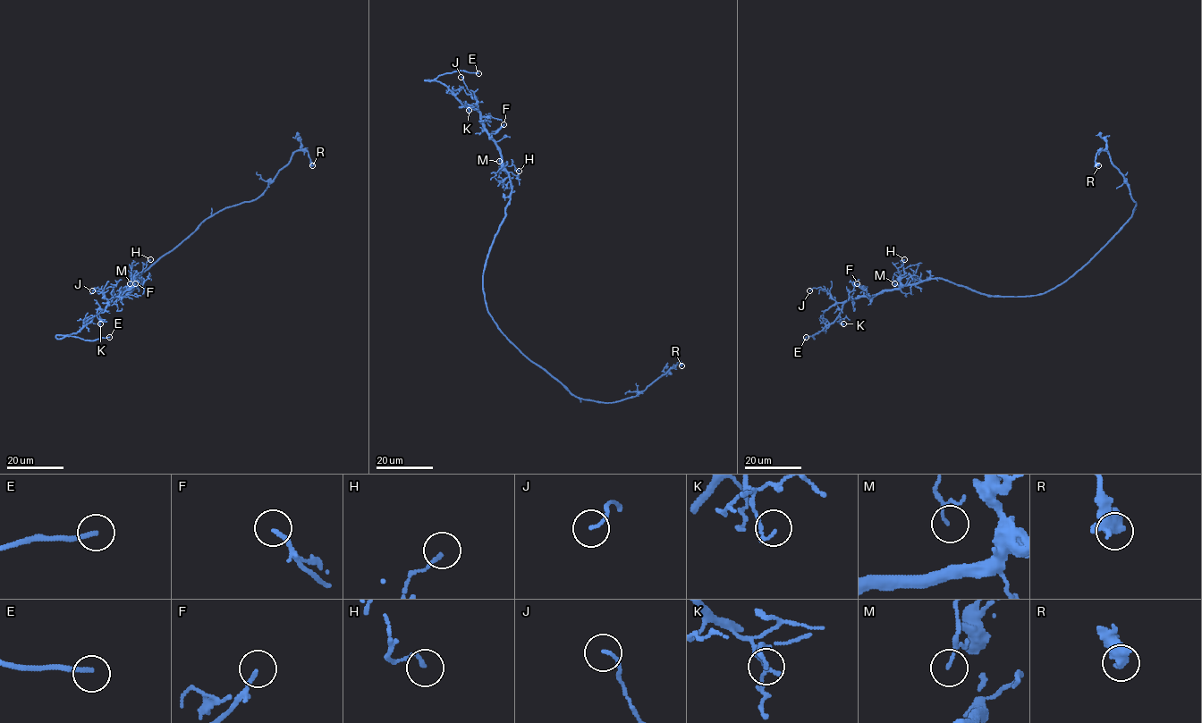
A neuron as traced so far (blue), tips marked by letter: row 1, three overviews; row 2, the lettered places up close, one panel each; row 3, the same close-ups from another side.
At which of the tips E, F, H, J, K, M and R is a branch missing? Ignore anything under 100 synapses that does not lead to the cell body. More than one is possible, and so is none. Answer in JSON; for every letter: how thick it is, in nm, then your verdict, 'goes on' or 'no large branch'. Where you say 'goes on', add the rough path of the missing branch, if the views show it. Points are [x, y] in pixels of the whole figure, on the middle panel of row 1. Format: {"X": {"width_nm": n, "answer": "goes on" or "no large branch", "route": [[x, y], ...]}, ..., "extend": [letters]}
{"E": {"width_nm": 180, "answer": "goes on", "route": [[478, 73], [531, 74], [536, 79]]}, "F": {"width_nm": 160, "answer": "no large branch"}, "H": {"width_nm": 140, "answer": "no large branch"}, "J": {"width_nm": 100, "answer": "no large branch"}, "K": {"width_nm": 120, "answer": "no large branch"}, "M": {"width_nm": 70, "answer": "no large branch"}, "R": {"width_nm": 550, "answer": "no large branch"}, "extend": ["E"]}

